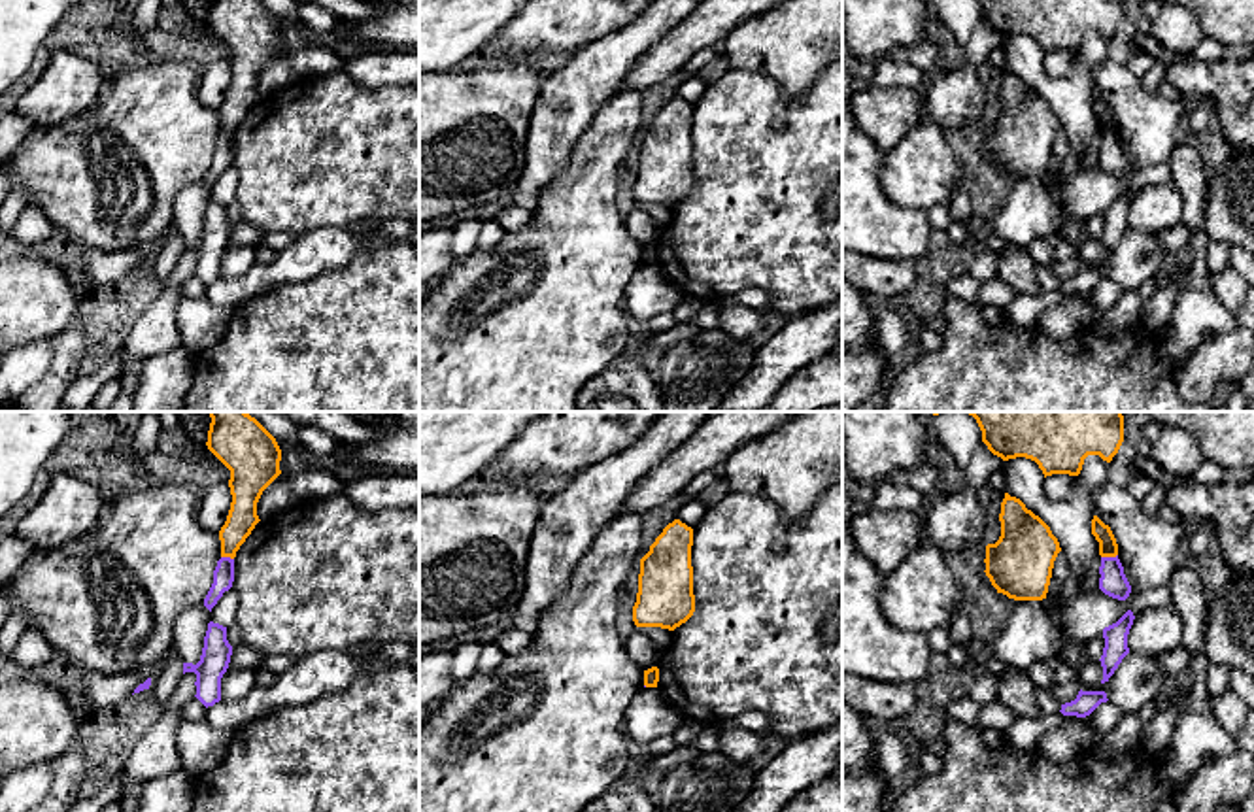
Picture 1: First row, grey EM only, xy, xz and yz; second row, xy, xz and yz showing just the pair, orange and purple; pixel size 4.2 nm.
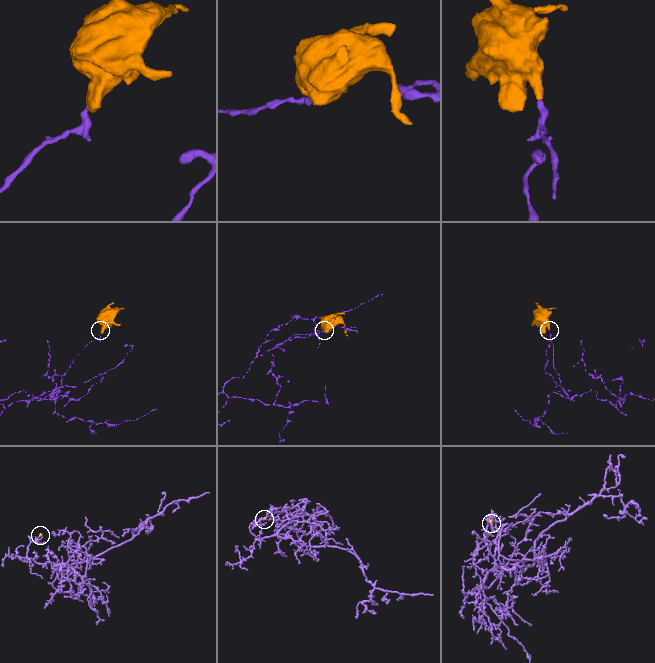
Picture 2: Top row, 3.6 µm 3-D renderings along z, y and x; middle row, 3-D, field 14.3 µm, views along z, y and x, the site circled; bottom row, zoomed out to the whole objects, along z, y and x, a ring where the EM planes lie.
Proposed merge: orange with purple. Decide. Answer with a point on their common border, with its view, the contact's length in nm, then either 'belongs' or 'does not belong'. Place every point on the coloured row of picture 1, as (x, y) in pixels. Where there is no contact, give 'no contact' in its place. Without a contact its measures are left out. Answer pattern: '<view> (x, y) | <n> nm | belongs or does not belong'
yz (1109, 556) | 70 nm | does not belong

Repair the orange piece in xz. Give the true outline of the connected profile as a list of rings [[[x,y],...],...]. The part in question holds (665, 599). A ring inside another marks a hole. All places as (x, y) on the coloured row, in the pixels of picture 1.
[[[674,519],[640,559],[638,593],[633,606],[636,627],[674,631],[695,612],[693,529]]]

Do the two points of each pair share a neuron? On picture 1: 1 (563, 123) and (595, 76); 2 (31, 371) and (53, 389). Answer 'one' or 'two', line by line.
1: one
2: two

